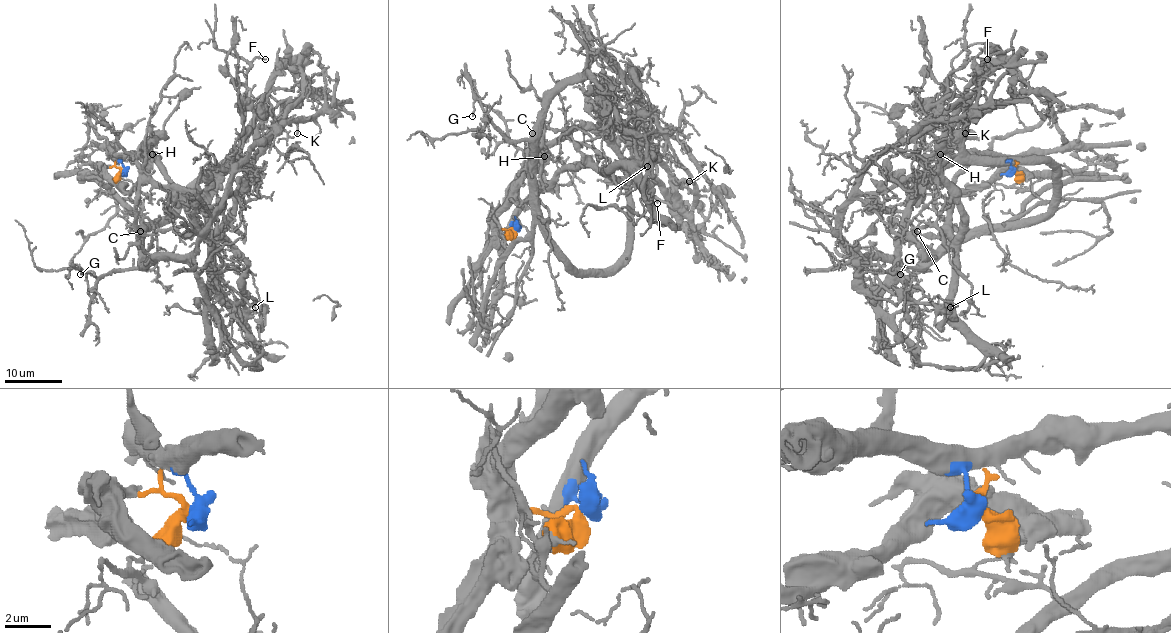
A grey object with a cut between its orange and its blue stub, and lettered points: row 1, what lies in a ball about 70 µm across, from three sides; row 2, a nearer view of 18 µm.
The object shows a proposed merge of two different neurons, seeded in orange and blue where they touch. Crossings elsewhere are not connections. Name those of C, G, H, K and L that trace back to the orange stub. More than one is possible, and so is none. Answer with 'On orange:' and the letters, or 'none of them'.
On orange: C, G

